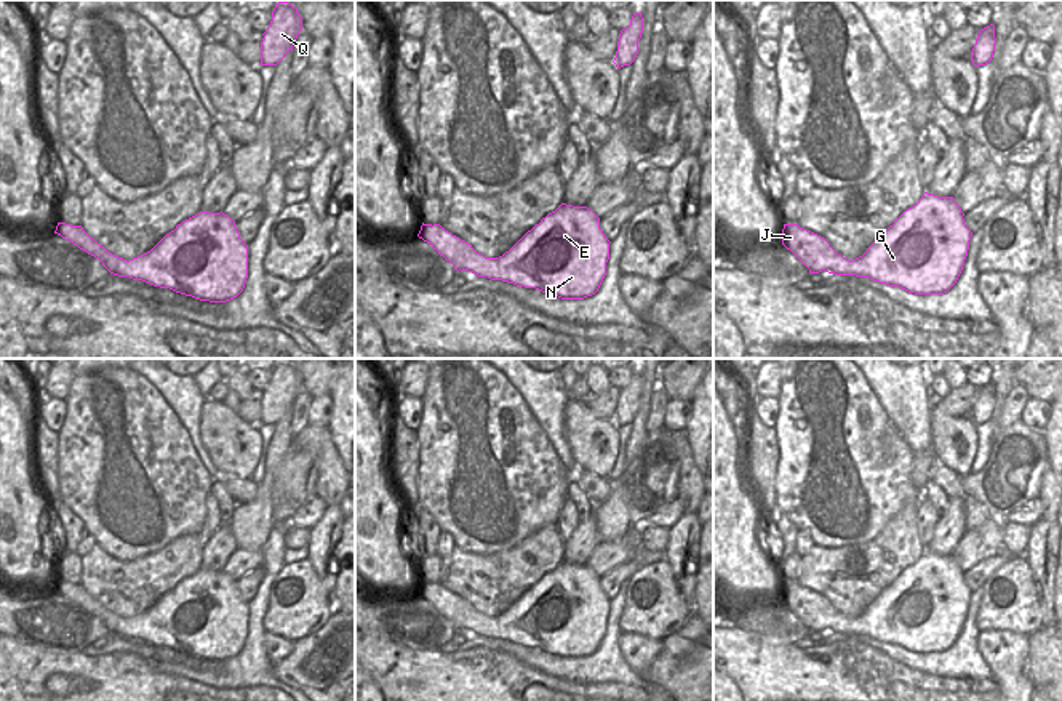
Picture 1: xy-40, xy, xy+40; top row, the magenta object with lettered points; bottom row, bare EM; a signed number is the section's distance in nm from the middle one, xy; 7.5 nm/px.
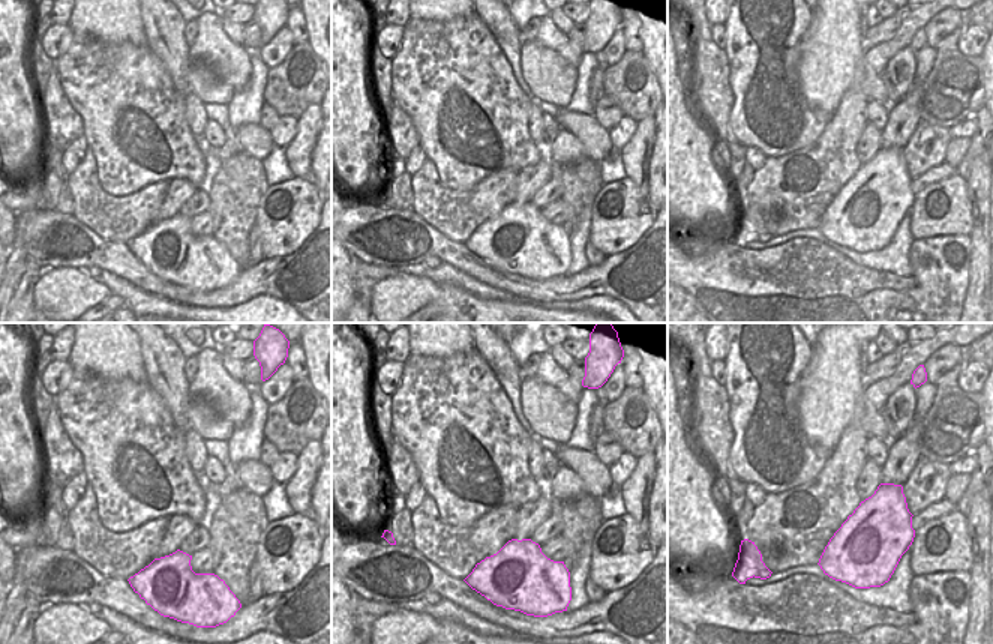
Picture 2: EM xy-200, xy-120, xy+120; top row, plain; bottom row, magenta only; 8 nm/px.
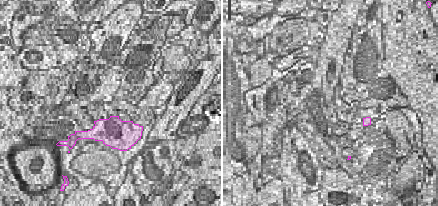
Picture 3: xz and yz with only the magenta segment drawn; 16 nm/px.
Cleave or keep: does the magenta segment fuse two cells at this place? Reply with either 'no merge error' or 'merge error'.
no merge error

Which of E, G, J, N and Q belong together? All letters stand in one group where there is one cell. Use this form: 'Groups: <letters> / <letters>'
Groups: E G J N Q

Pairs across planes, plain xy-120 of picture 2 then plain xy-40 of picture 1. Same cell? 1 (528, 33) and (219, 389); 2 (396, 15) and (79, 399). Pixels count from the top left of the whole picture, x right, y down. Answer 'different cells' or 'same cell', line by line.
1: same cell
2: different cells

